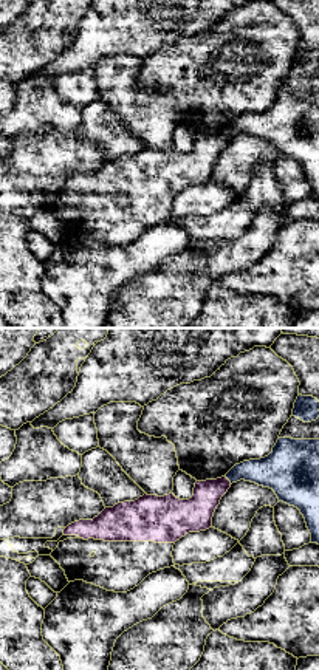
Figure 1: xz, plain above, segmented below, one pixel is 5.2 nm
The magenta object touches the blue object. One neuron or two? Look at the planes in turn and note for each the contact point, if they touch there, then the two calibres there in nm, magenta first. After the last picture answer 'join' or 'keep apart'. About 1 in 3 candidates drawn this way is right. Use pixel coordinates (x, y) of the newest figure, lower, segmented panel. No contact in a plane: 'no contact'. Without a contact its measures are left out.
meets magenta at (228, 480); 180 nm thick on the magenta side, 180 nm on the other

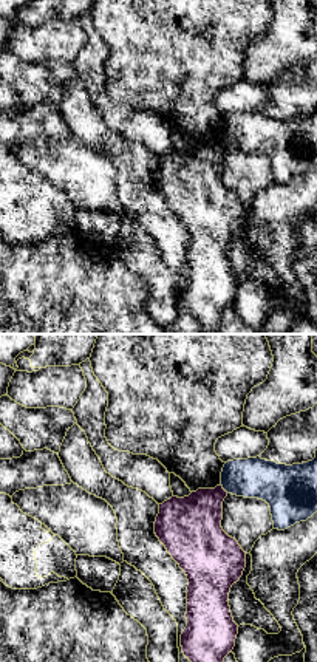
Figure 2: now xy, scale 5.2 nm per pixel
meets magenta at (223, 489); 300 nm thick on the magenta side, 200 nm on the other

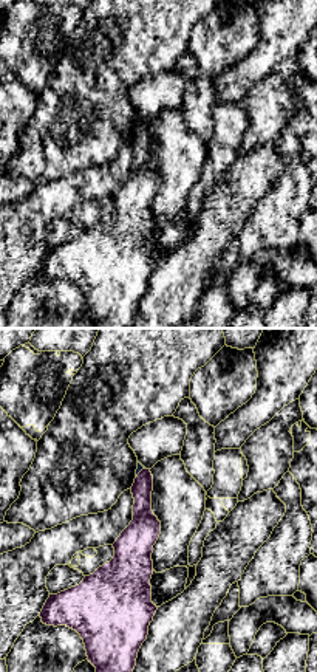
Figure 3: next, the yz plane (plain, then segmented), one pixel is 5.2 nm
meets magenta at (139, 473); 120 nm thick on the magenta side, 30 nm on the other

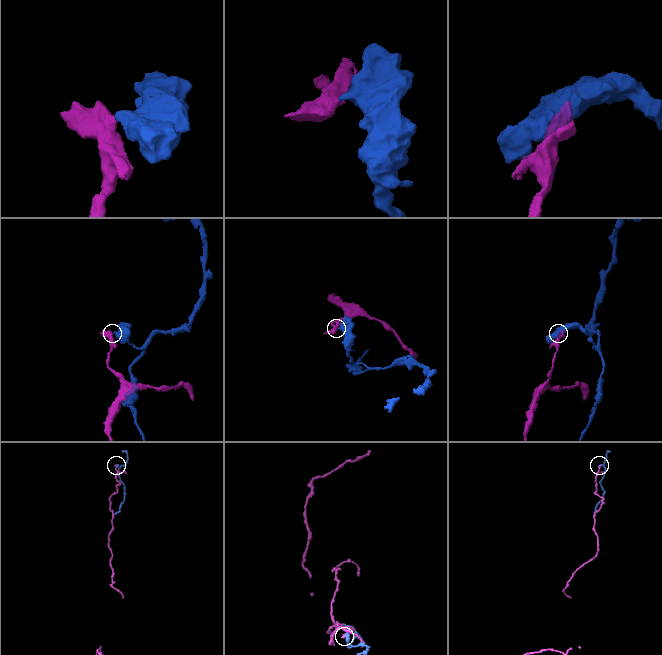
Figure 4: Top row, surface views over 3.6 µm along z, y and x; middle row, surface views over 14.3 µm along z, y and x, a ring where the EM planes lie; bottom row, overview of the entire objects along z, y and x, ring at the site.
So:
keep apart

